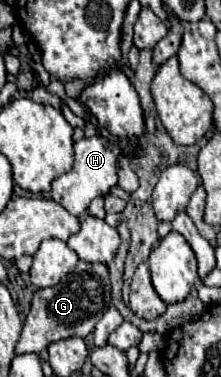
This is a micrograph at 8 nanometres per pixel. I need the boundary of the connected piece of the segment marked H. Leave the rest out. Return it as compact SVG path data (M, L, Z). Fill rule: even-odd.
M95 135L89 139L85 137L85 139L77 141L73 147L73 155L75 155L73 169L69 173L63 173L61 177L57 177L51 185L53 201L63 205L75 217L83 215L87 211L89 203L97 195L107 195L111 191L111 187L117 185L117 155L119 153L123 153L123 149L105 137Z

